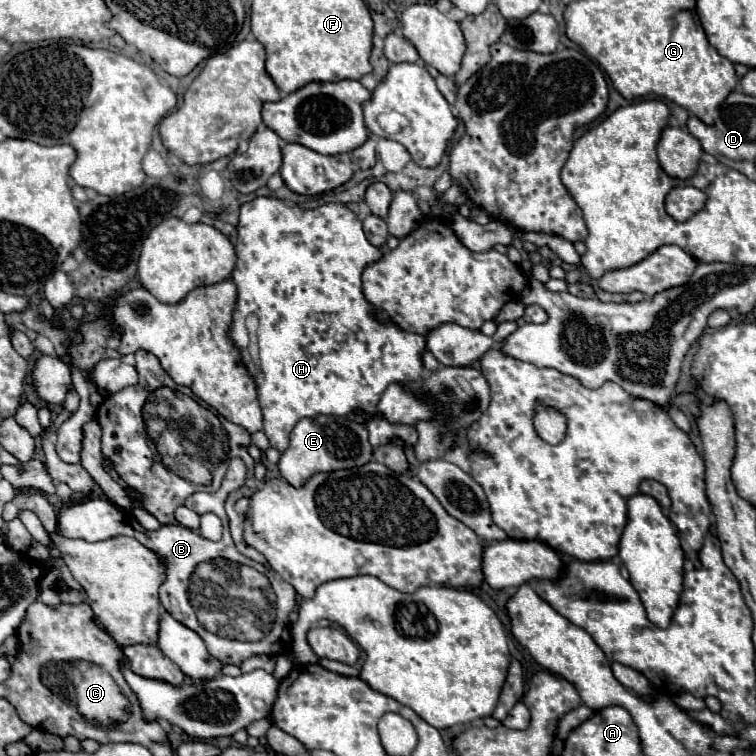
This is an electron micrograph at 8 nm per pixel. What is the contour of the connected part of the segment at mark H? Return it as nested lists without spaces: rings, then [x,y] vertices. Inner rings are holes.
[[[257,197],[241,207],[237,231],[237,265],[233,271],[237,303],[233,309],[233,323],[227,329],[227,337],[231,339],[233,347],[239,349],[239,361],[243,361],[257,385],[259,403],[265,411],[263,433],[267,435],[271,447],[283,453],[289,447],[291,429],[303,417],[341,417],[355,409],[361,409],[367,415],[375,415],[377,401],[391,383],[415,387],[423,381],[425,367],[421,357],[427,349],[425,337],[405,333],[395,325],[367,321],[373,317],[373,307],[361,293],[361,273],[365,265],[381,257],[381,249],[365,239],[361,221],[353,211],[341,203],[303,209],[275,197]],[[251,313],[259,317],[255,331],[255,353],[251,353],[251,335],[245,327],[245,317]]]

